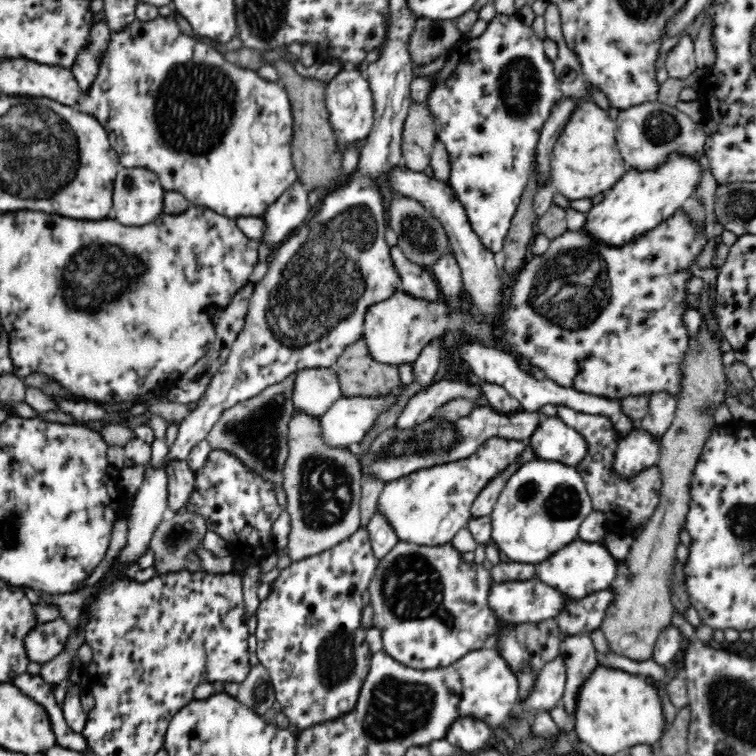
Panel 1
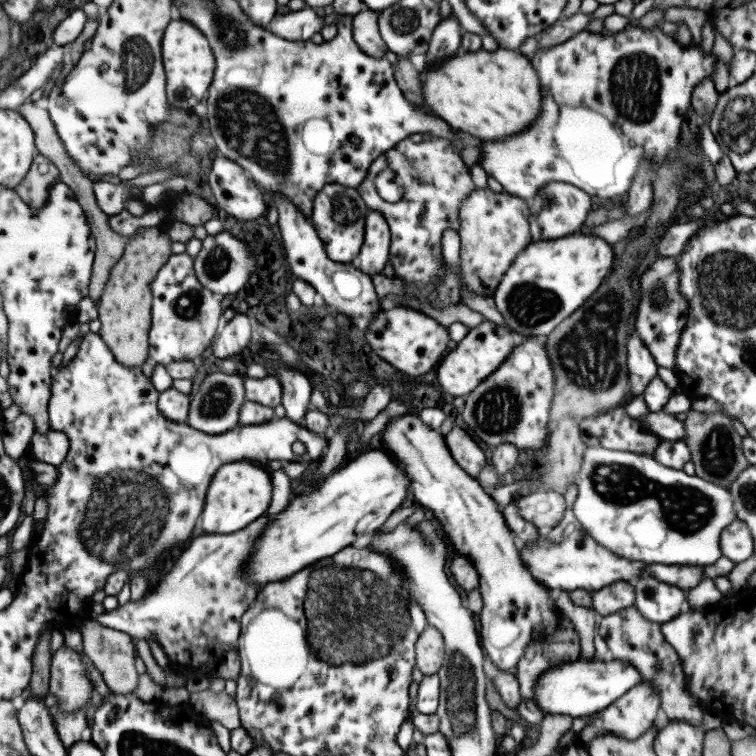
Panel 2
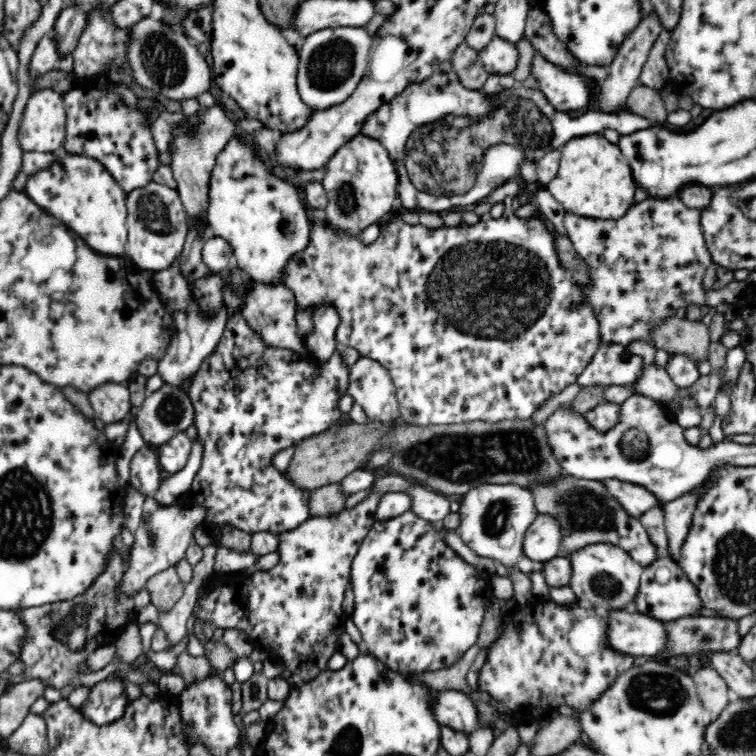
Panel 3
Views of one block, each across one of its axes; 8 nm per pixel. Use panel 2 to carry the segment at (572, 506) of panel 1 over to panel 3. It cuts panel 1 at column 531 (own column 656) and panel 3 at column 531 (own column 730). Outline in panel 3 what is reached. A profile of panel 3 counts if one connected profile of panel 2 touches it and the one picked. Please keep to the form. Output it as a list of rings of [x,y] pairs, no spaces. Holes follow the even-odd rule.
[[[482,484],[464,494],[457,514],[460,525],[456,532],[476,555],[500,561],[509,570],[523,558],[524,536],[537,518],[532,494],[518,484]]]

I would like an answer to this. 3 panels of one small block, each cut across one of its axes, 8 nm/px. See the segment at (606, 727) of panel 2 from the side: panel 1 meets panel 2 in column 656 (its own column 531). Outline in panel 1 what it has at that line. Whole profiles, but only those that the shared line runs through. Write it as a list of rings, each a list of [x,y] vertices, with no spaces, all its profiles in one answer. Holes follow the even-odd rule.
[[[559,653],[554,660],[542,667],[532,692],[522,702],[521,715],[526,718],[526,716],[534,716],[540,710],[552,710],[563,696],[566,679],[567,668],[563,655]]]

